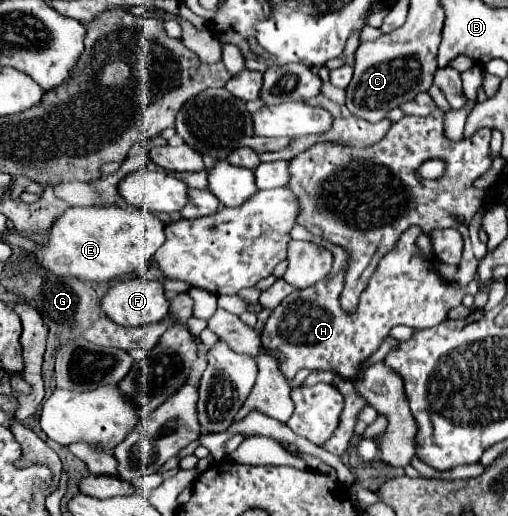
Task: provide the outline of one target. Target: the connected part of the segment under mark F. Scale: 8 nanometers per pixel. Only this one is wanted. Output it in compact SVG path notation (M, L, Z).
M130 276L125 280L112 283L109 291L101 299L103 313L117 321L119 325L151 325L165 319L169 311L169 301L165 299L163 285L159 281L148 281L140 276Z

